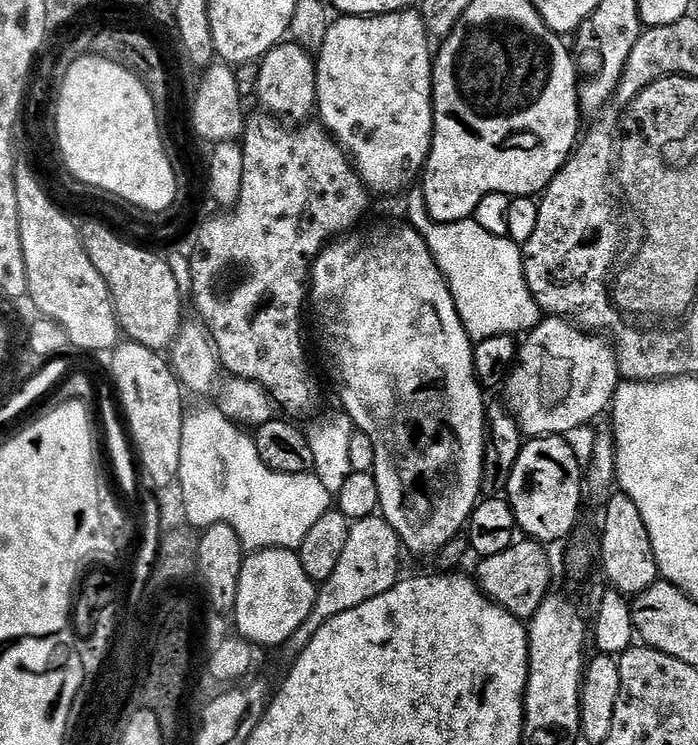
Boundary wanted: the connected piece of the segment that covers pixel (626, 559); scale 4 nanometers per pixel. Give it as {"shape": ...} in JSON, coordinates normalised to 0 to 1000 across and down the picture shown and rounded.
{"shape":[[[878,663],[874,668],[872,678],[868,679],[868,711],[860,723],[857,746],[858,750],[860,746],[865,750],[865,768],[871,772],[871,784],[900,803],[915,800],[933,784],[941,783],[940,750],[937,749],[937,738],[931,728],[928,707],[926,701],[920,701],[920,690],[914,690],[914,679],[908,679],[908,674],[901,666]]]}

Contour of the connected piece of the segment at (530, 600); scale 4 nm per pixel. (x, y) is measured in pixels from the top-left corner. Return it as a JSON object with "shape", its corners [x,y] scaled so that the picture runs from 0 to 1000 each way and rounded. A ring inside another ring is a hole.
{"shape":[[[761,722],[746,723],[734,732],[731,738],[723,741],[706,741],[695,745],[688,757],[688,764],[679,768],[681,777],[685,780],[692,796],[708,811],[723,816],[732,827],[742,828],[746,835],[755,835],[762,831],[777,808],[788,799],[785,788],[791,784],[791,757],[785,753],[785,741],[778,729],[769,728]]]}

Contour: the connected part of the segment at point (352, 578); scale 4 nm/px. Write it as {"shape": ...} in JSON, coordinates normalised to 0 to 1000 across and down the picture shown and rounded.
{"shape":[[[540,690],[523,698],[509,699],[500,711],[500,726],[496,738],[490,742],[490,749],[484,753],[483,764],[457,791],[450,819],[444,830],[438,830],[438,835],[433,835],[428,846],[418,852],[417,868],[434,872],[463,838],[473,835],[496,819],[507,819],[557,795],[576,773],[573,741],[576,742],[573,718],[556,705],[549,691]]]}

